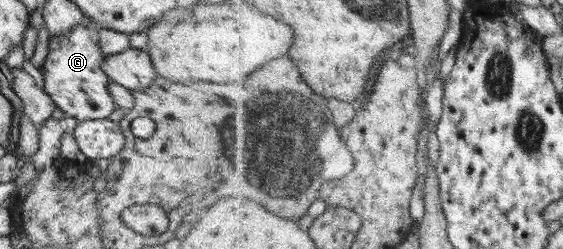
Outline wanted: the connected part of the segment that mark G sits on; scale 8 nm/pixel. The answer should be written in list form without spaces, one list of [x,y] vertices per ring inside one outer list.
[[[75,25],[71,31],[60,36],[51,36],[47,43],[48,52],[38,68],[43,78],[42,90],[60,109],[64,116],[79,120],[105,119],[116,105],[107,91],[109,77],[100,68],[104,53],[96,38],[96,28]]]

